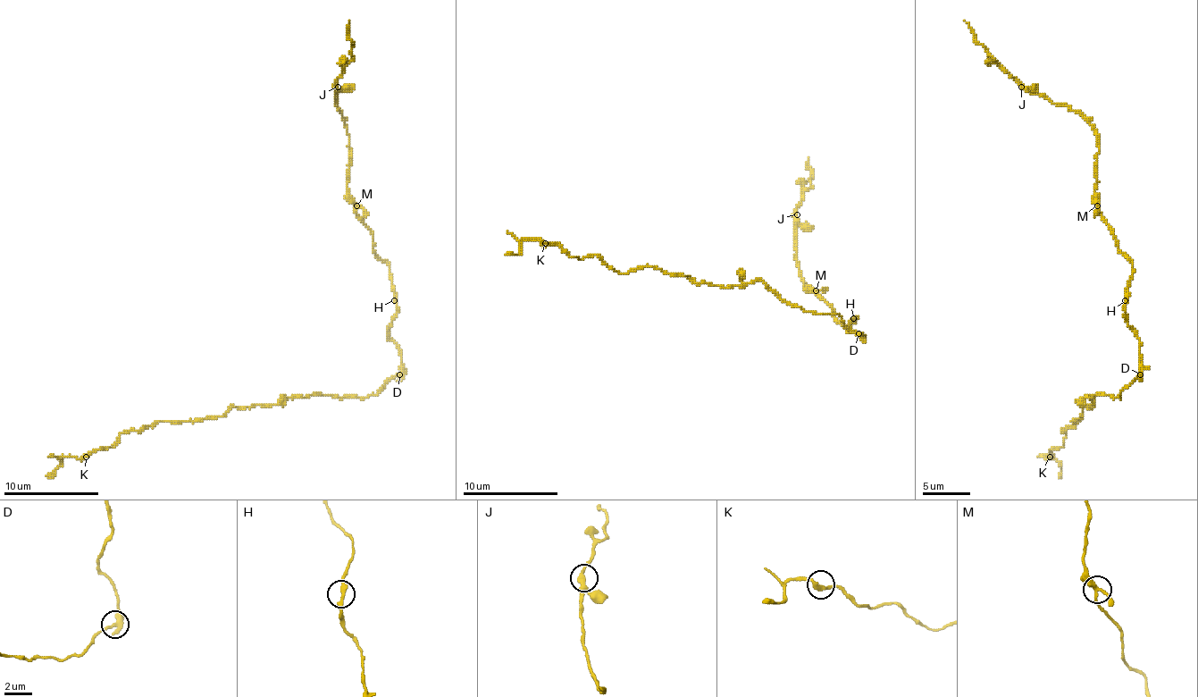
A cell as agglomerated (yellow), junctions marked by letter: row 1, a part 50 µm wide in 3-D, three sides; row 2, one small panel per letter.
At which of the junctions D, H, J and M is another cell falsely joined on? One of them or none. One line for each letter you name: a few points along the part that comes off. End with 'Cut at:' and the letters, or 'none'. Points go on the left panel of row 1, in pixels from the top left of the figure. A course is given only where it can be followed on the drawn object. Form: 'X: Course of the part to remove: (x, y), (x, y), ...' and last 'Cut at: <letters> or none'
D: Course of the part to remove: (398, 373), (375, 395), (302, 395), (230, 407), (222, 416), (160, 421), (79, 459), (64, 457), (46, 475)
Cut at: D

